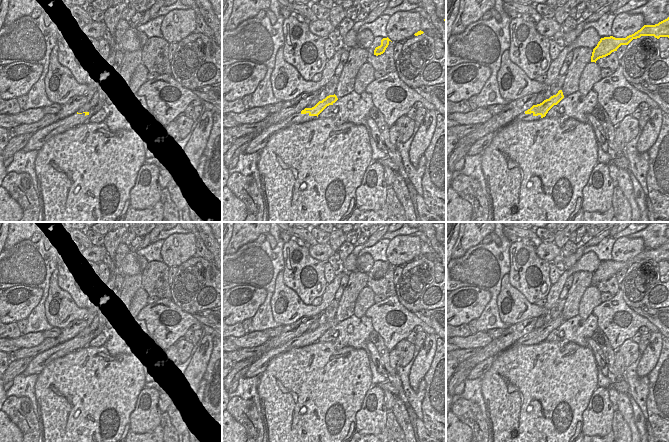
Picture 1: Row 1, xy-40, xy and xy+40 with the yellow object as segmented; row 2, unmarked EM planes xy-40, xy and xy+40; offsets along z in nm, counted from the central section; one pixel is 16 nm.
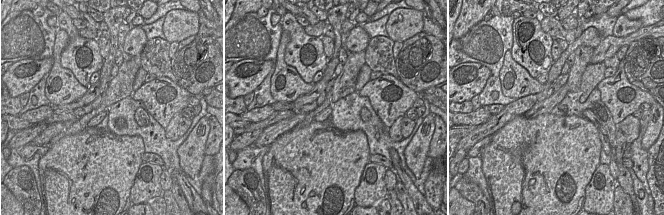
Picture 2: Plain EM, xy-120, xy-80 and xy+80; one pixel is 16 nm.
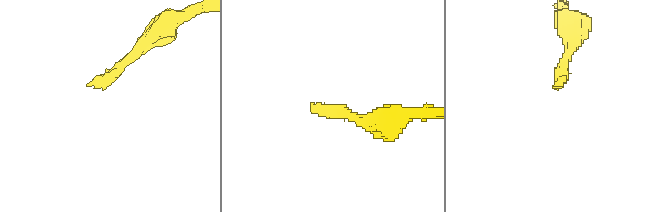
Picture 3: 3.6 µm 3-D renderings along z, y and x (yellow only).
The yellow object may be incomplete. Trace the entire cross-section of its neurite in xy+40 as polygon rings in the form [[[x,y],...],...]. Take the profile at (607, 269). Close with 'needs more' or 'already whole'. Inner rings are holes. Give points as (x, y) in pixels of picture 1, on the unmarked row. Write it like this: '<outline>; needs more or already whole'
[[[670,241],[655,249],[644,249],[640,254],[626,262],[615,262],[613,260],[601,262],[597,270],[593,273],[591,286],[595,286],[603,281],[617,275],[621,269],[628,269],[633,263],[641,260],[654,260],[670,262]]]; already whole

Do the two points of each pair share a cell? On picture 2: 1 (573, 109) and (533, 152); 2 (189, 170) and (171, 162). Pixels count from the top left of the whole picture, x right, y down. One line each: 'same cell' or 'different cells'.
1: different cells
2: different cells

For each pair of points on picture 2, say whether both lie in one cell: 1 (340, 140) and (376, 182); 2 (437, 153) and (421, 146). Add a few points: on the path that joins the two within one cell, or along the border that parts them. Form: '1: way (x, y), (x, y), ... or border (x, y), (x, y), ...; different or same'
1: border (369, 161), (355, 190); different
2: border (435, 127), (427, 155); different

